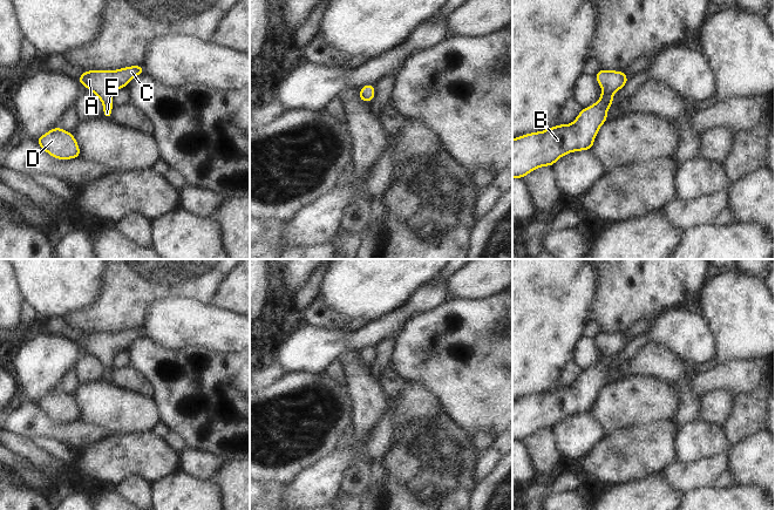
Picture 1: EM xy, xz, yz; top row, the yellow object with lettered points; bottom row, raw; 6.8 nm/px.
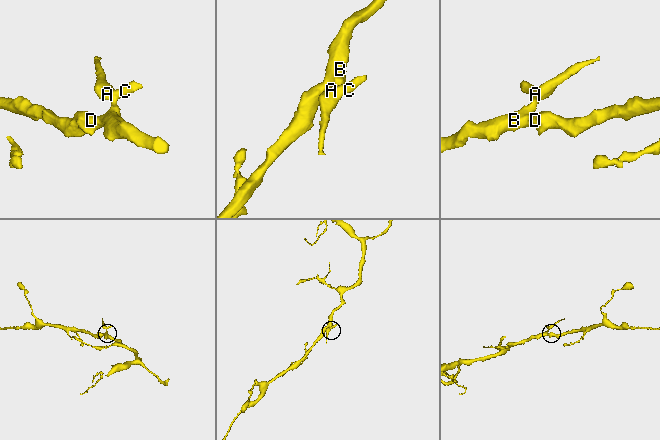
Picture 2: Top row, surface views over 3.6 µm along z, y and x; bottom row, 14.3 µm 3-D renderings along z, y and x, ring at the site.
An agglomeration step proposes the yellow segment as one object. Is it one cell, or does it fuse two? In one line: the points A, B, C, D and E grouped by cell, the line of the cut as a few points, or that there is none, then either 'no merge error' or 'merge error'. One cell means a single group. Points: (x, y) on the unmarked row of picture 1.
A B C D E | no cut | no merge error

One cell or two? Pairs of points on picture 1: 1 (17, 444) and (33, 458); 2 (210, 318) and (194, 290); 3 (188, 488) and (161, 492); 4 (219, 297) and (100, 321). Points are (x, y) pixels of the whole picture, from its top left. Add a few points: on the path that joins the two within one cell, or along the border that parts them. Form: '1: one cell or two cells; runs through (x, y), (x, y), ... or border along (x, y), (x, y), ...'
1: one cell; runs through (20, 446), (29, 455)
2: two cells; border along (174, 297), (185, 297), (209, 305)
3: one cell; runs through (181, 492), (168, 492)
4: two cells; border along (228, 274), (222, 279), (209, 304)

